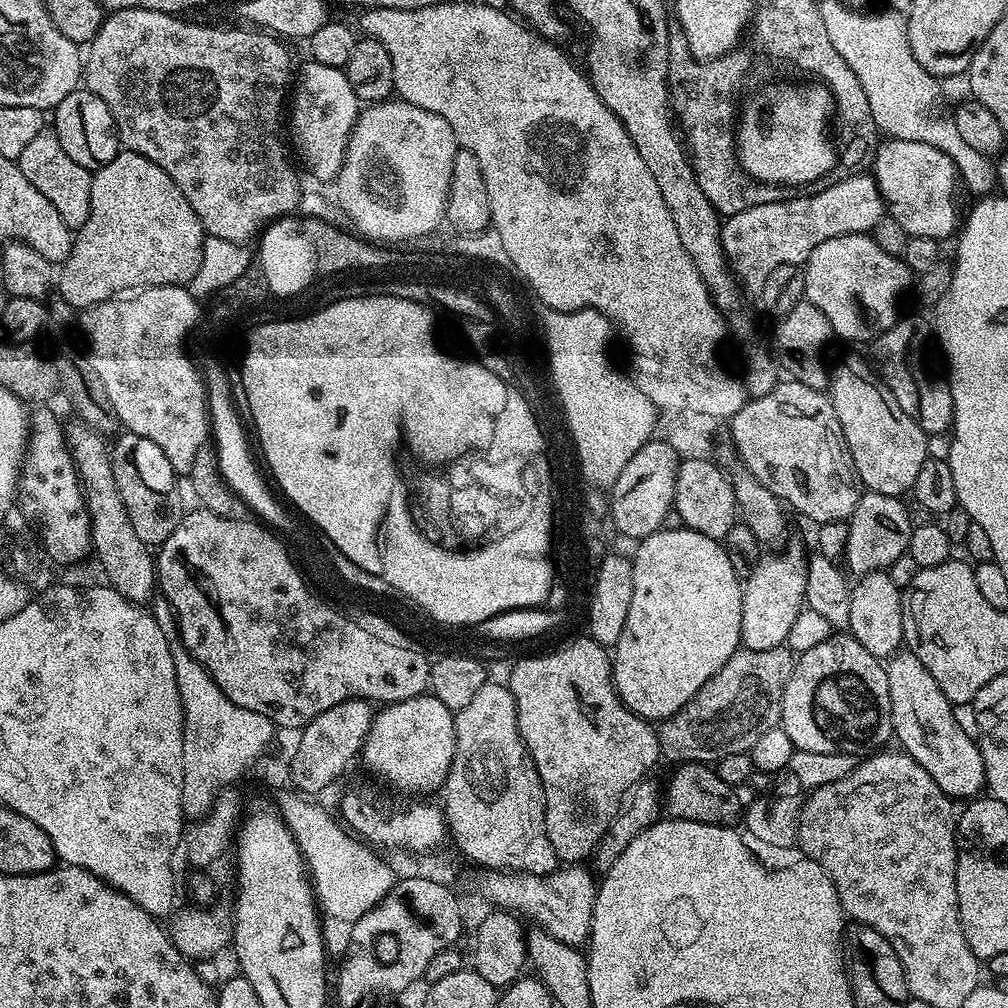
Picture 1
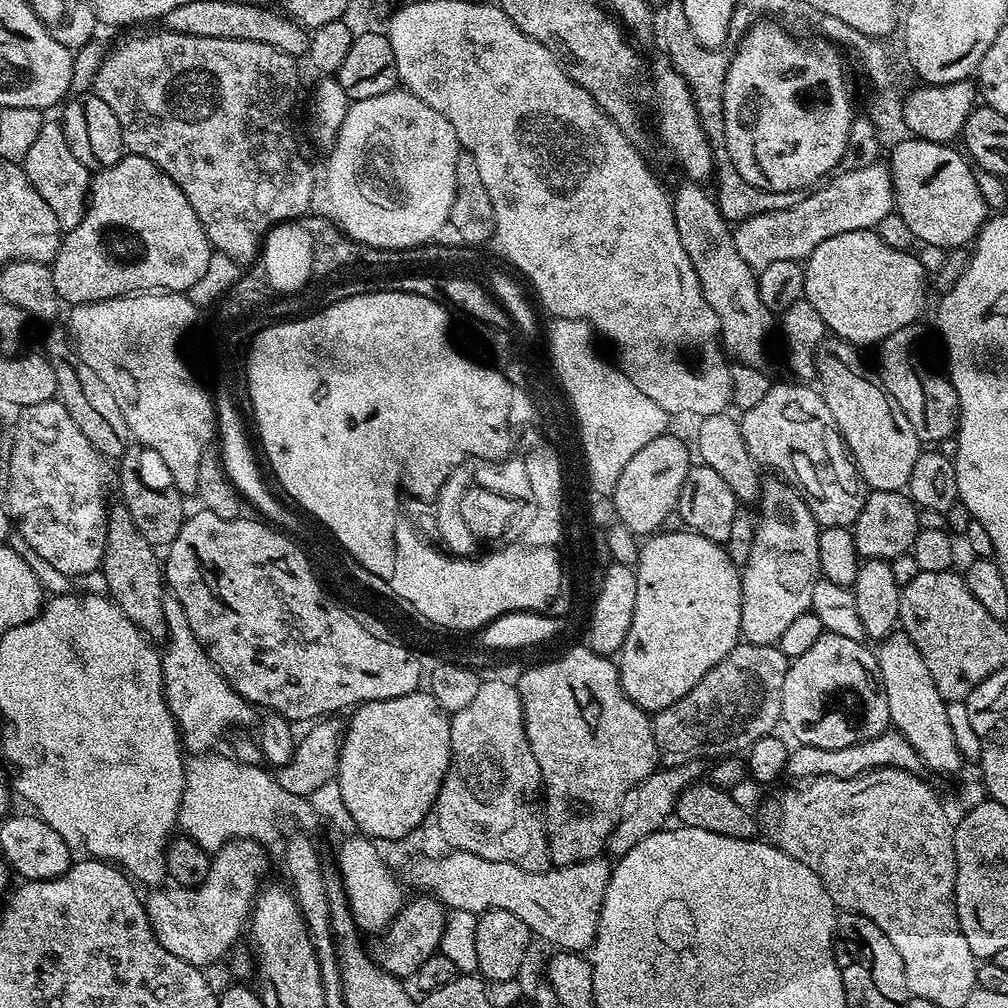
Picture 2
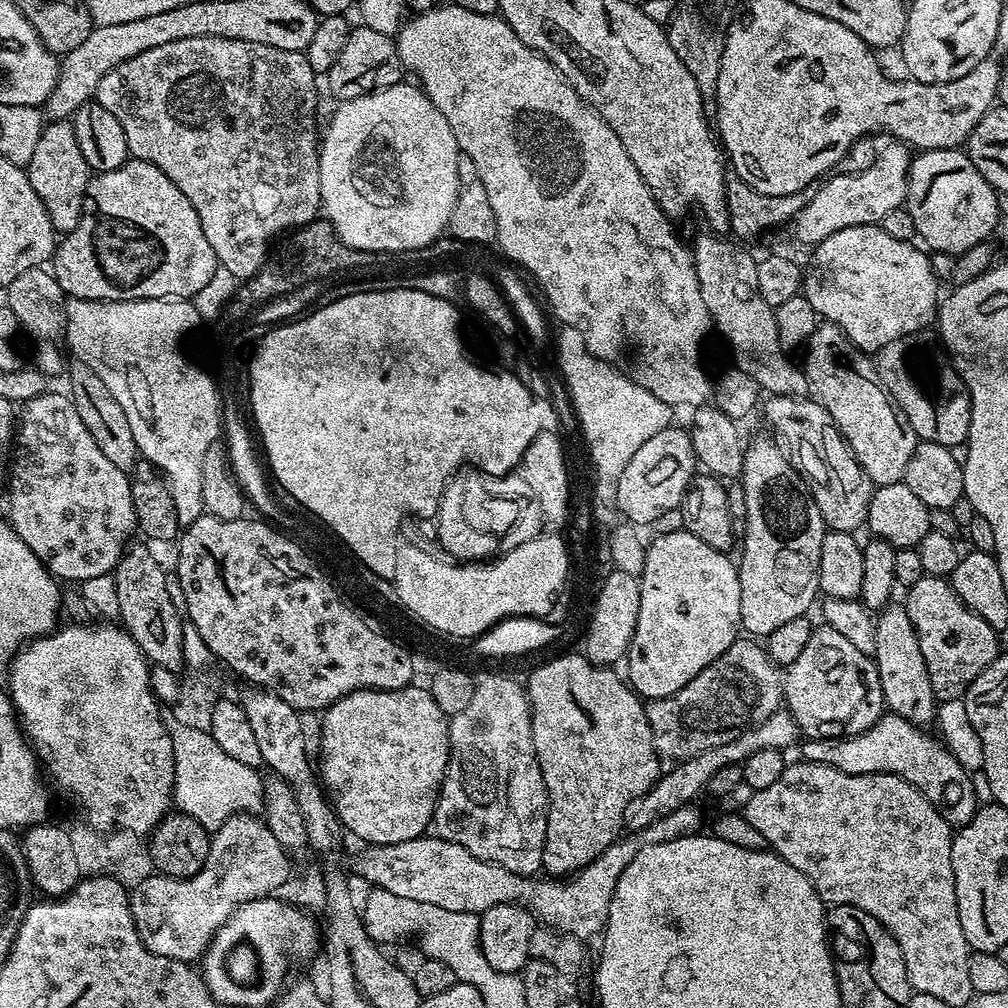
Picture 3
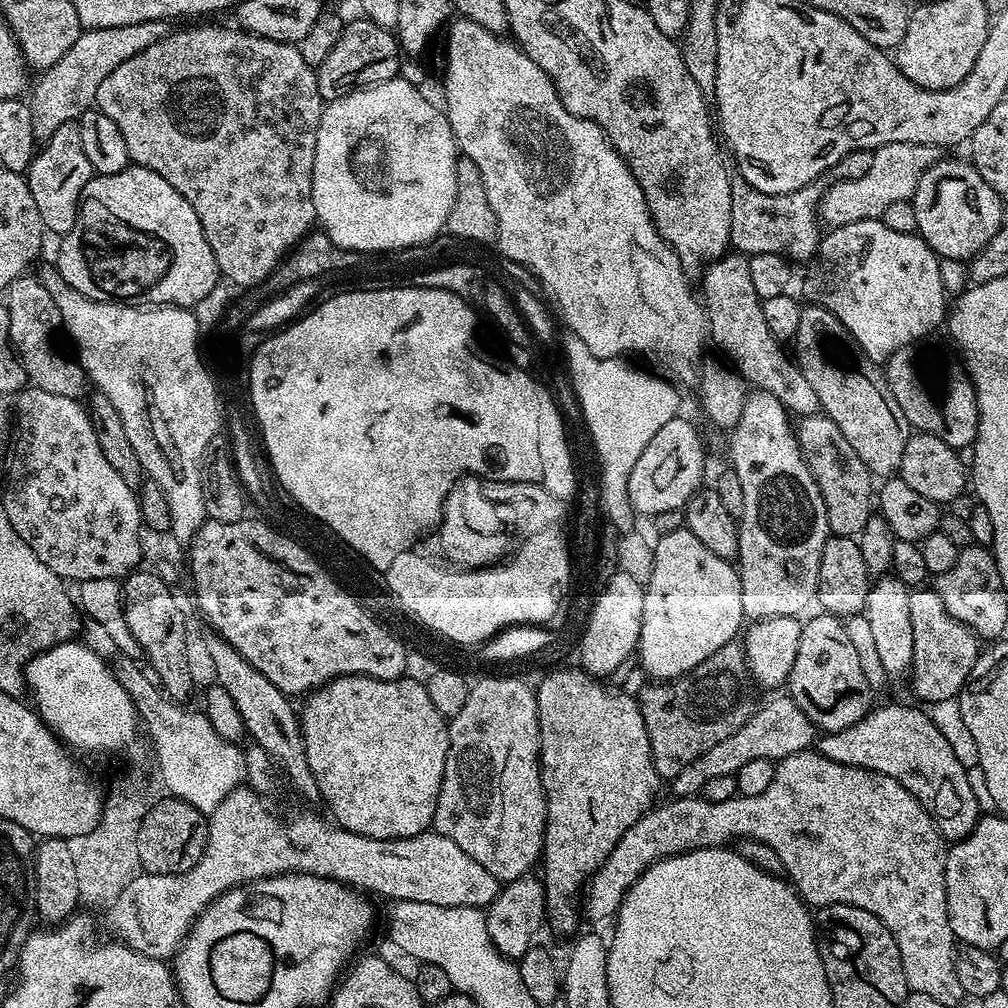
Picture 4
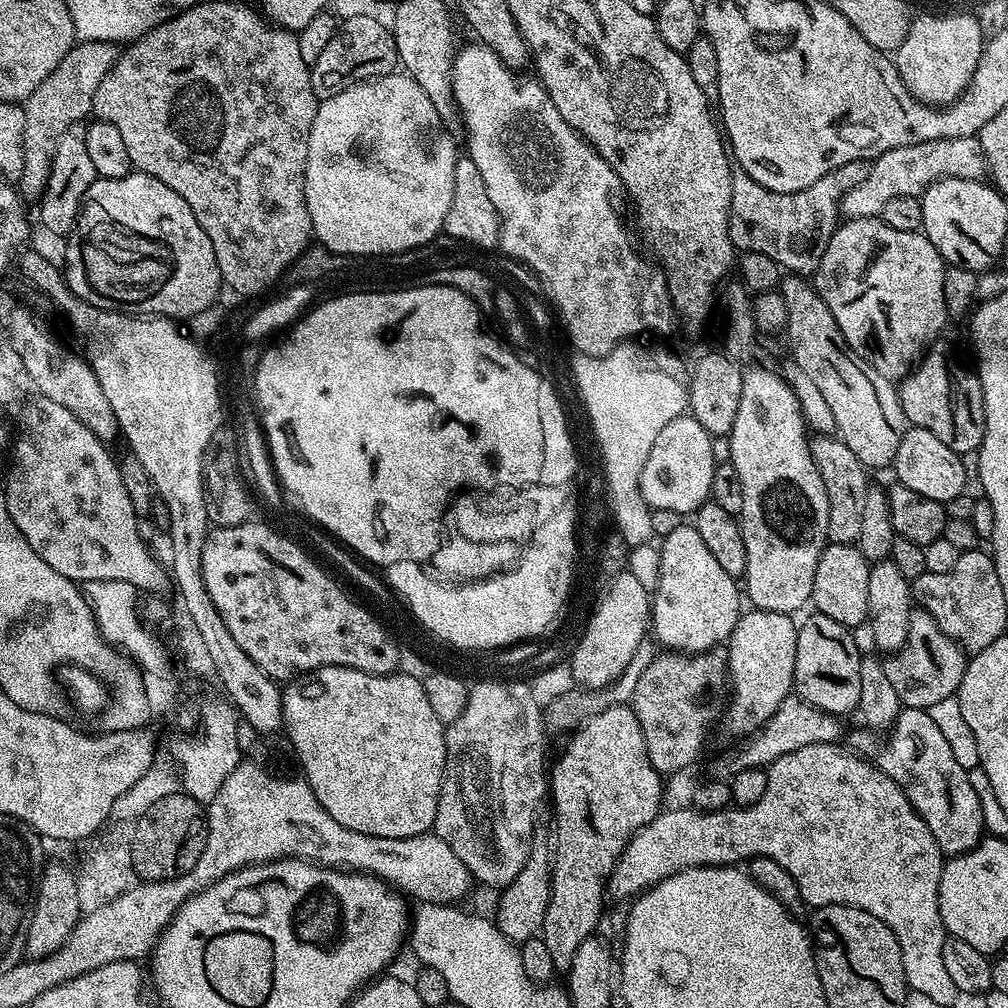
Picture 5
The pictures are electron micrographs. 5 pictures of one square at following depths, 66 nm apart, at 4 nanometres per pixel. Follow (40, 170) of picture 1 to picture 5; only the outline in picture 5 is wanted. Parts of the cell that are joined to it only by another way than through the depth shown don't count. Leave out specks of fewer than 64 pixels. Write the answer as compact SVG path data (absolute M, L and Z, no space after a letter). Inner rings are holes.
M78 123L70 126L70 130L66 130L66 134L62 134L58 142L58 150L54 150L50 178L46 182L43 194L38 197L41 226L56 236L67 237L76 226L76 217L80 215L80 205L84 203L86 190L90 190L97 178L94 162L86 150L85 125Z

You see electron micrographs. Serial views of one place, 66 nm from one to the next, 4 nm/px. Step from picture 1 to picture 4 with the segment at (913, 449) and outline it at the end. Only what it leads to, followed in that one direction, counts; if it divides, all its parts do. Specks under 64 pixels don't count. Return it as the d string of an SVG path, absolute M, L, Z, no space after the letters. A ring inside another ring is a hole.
M808 302L801 307L798 330L794 337L795 344L795 362L802 370L802 378L810 382L810 390L818 394L823 415L829 416L838 426L838 430L842 430L842 438L846 438L846 442L854 446L854 454L862 458L873 477L891 477L902 462L902 453L906 450L906 442L910 435L910 425L906 414L902 414L902 406L898 406L894 394L888 389L887 375L881 369L880 372L876 369L879 367L860 351L860 347L844 329L839 318L821 304Z

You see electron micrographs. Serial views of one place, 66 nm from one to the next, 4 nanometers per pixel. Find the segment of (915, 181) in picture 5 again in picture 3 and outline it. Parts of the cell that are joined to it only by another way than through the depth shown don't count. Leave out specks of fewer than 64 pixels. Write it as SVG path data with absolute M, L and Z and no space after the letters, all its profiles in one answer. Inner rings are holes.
M888 143L892 144L886 145L885 148L883 145L877 151L874 166L870 166L870 170L854 174L841 171L839 174L829 175L815 189L817 192L808 196L806 206L794 217L796 236L802 243L815 246L838 230L846 230L850 226L879 224L888 211L901 207L907 201L908 167L912 165L913 153L909 145Z

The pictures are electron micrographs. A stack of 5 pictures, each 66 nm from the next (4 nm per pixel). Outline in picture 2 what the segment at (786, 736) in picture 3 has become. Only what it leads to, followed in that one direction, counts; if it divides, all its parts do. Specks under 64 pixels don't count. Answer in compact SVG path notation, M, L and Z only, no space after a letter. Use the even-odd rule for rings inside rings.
M703 759L691 760L682 766L657 767L656 771L647 776L641 784L636 784L634 790L629 790L626 798L622 798L620 817L614 830L610 830L610 838L606 845L607 855L612 858L622 857L631 848L638 846L638 842L642 842L642 838L659 832L661 828L665 827L676 811L676 803L680 795L689 786L697 783L705 772L706 764Z

